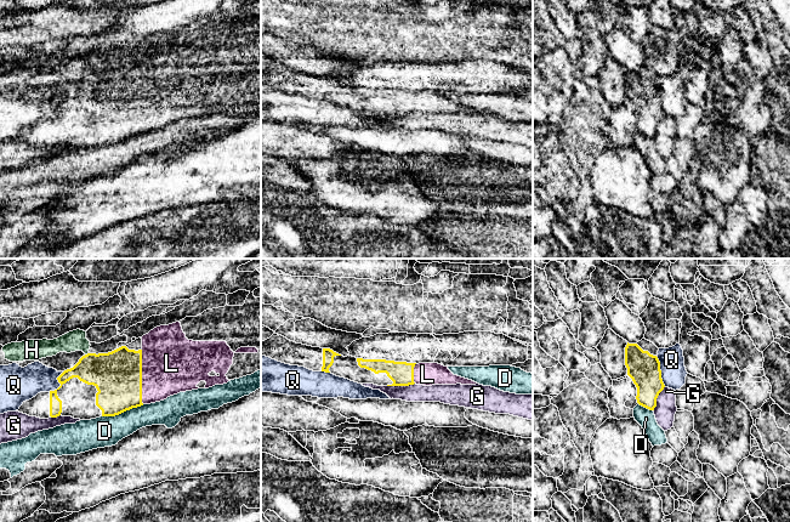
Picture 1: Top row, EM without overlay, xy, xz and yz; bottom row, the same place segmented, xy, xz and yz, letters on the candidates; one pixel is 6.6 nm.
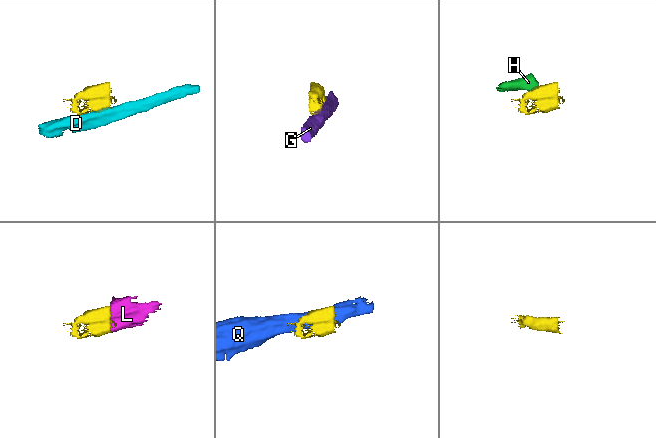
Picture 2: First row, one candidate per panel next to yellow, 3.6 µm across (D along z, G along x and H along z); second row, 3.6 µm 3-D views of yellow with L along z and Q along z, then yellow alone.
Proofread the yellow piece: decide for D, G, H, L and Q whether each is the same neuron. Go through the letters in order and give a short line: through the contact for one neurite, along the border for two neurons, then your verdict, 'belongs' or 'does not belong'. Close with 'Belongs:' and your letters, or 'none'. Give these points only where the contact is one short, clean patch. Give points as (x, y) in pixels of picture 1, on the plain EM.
D: does not belong
G: does not belong
H: xy (89, 80), (85, 83) | does not belong
L: belongs
Q: does not belong
Belongs: L

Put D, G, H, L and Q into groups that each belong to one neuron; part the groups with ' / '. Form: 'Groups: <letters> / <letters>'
Groups: D / G / H / L / Q

